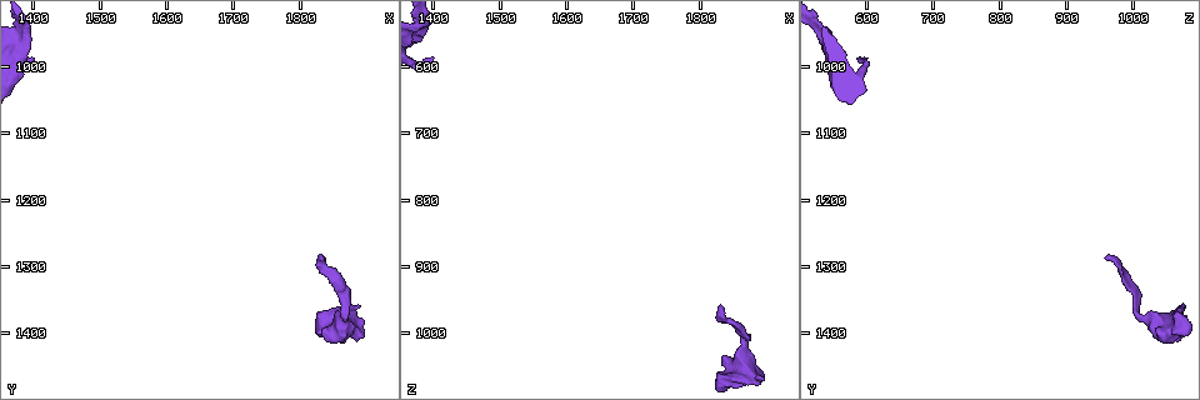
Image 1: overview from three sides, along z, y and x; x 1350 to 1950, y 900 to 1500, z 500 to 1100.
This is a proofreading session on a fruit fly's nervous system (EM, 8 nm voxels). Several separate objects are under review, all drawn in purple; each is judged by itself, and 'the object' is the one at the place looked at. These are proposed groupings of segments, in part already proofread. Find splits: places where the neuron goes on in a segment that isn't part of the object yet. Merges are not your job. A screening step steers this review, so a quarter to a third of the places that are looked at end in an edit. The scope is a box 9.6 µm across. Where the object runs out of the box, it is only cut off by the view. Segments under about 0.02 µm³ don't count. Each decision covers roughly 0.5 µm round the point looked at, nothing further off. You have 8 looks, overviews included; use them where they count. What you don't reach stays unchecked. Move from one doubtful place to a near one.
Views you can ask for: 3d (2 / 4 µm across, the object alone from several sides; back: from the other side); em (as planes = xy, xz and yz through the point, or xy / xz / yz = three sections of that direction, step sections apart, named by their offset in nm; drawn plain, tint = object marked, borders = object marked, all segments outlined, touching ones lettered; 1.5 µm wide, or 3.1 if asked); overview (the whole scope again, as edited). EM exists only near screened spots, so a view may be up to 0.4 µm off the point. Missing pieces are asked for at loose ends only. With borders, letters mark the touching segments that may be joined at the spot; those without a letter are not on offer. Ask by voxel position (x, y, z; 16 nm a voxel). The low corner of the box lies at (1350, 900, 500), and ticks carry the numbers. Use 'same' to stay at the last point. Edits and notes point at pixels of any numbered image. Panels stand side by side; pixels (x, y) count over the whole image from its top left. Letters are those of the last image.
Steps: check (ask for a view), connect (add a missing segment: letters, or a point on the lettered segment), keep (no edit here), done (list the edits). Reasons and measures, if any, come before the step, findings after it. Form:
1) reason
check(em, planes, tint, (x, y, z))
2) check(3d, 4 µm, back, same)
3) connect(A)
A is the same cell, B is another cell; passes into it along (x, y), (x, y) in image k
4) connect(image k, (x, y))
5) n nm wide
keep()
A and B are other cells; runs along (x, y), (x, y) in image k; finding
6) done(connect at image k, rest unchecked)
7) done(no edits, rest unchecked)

check(3d, 4 µm, (1395, 990, 585))

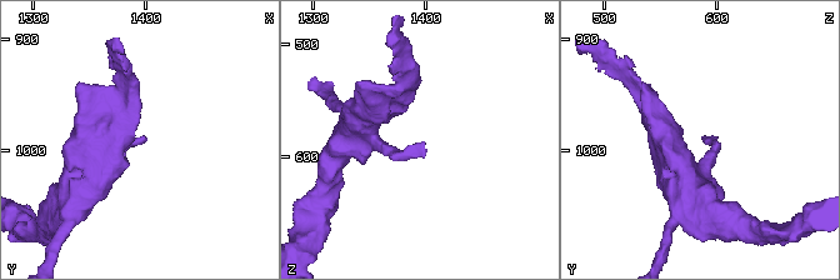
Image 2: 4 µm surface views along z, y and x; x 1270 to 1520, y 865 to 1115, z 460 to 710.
need the tissue
check(em, planes, tint, (1402, 990, 584))

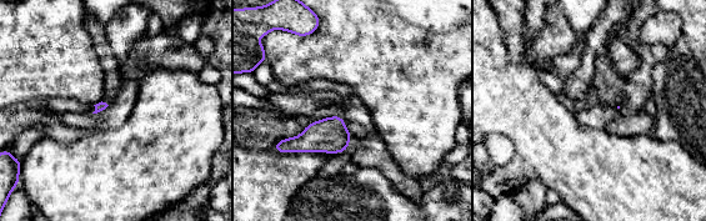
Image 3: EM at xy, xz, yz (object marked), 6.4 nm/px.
see the neighbours
check(em, planes, borders, same)

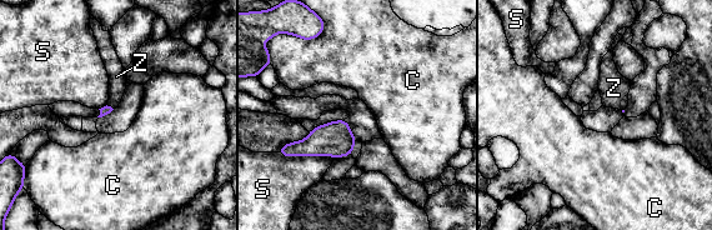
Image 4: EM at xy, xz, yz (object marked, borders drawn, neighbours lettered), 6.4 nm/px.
keep()
C, S and Z are other cells; border along (106, 104), (113, 109) in image 4; none of them fits

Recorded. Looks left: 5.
free end
check(em, planes, borders, (1830, 1285, 960))

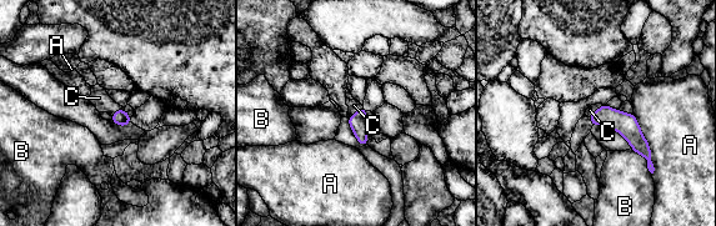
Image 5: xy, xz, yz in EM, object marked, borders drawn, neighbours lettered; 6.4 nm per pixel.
100 nm wide
connect(C)
C is the same cell, A and B are other cells; passes into it along (626, 124), (595, 111), (590, 110) in image 5; the neuron continues

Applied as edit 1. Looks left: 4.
done(connect at image 5, rest unchecked)

